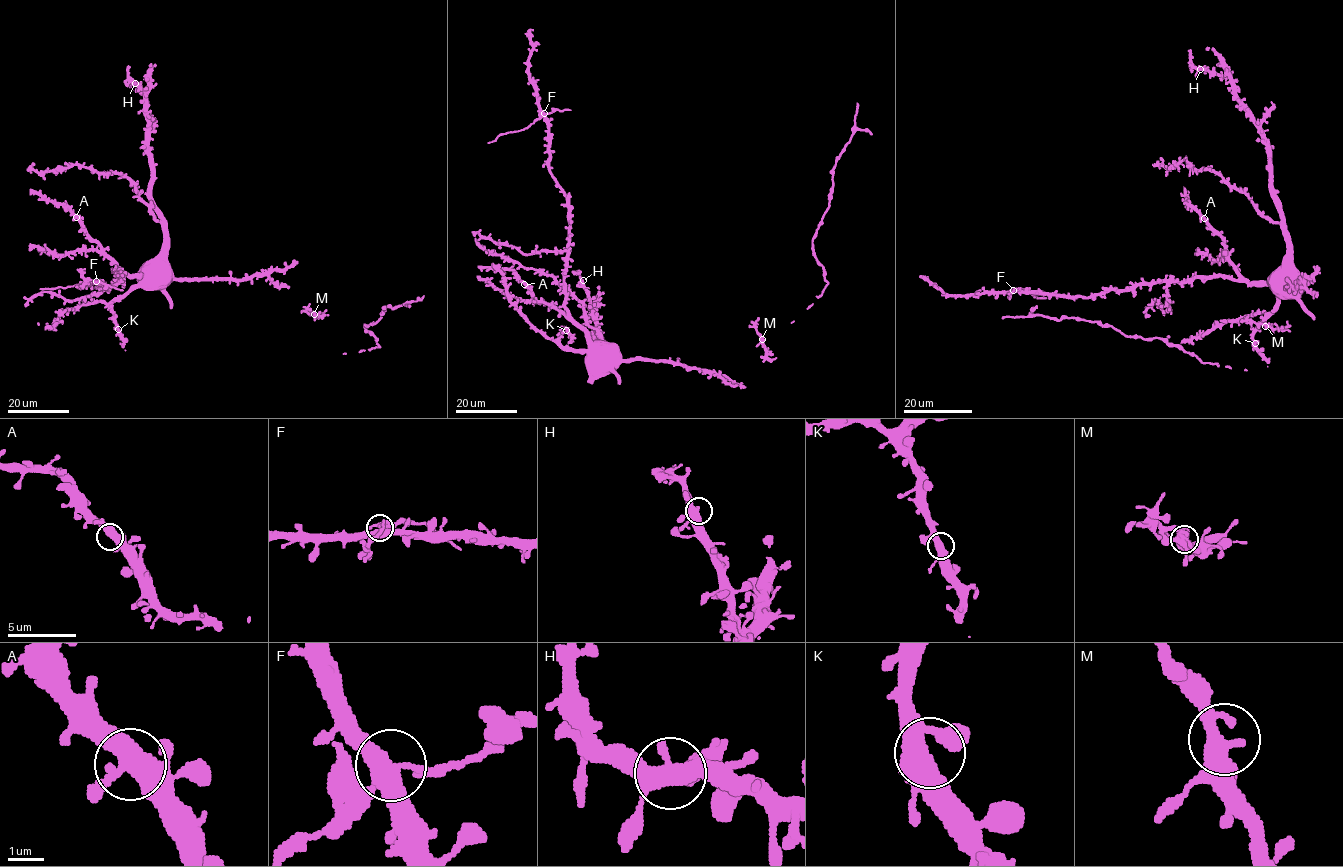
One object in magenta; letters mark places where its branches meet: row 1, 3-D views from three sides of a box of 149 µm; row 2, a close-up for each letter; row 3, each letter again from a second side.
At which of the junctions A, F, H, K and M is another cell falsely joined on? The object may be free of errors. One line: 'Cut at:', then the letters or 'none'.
Cut at: F

